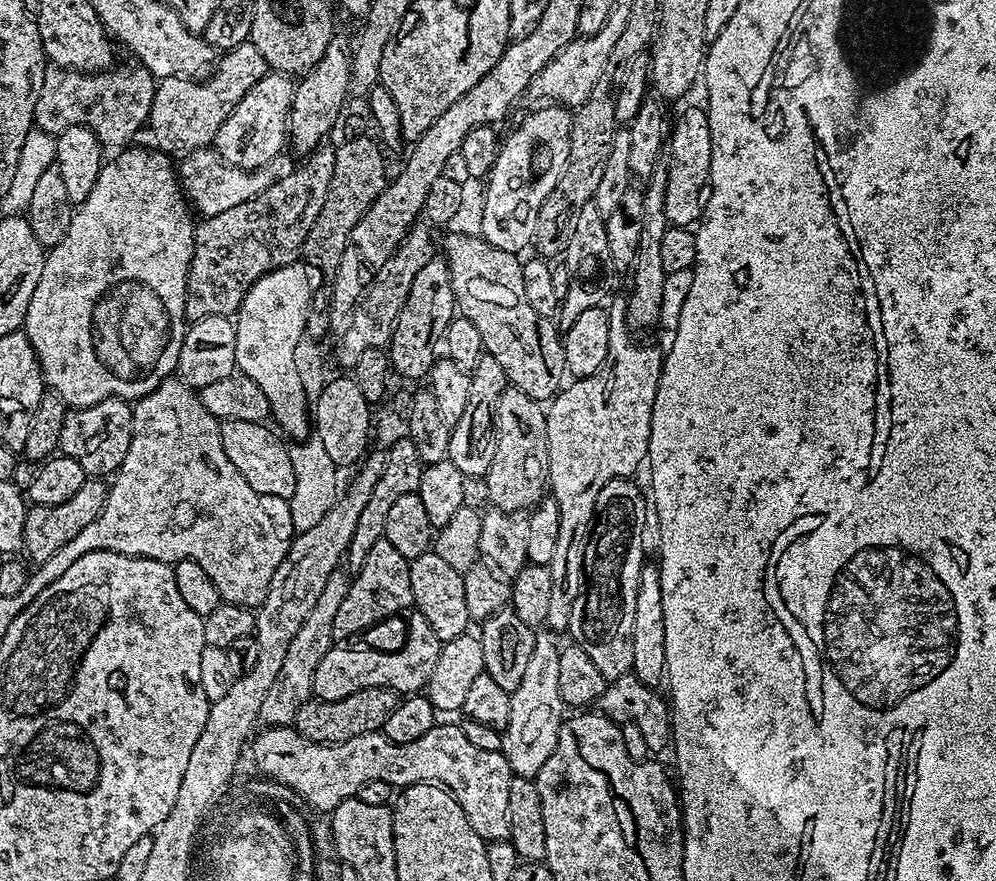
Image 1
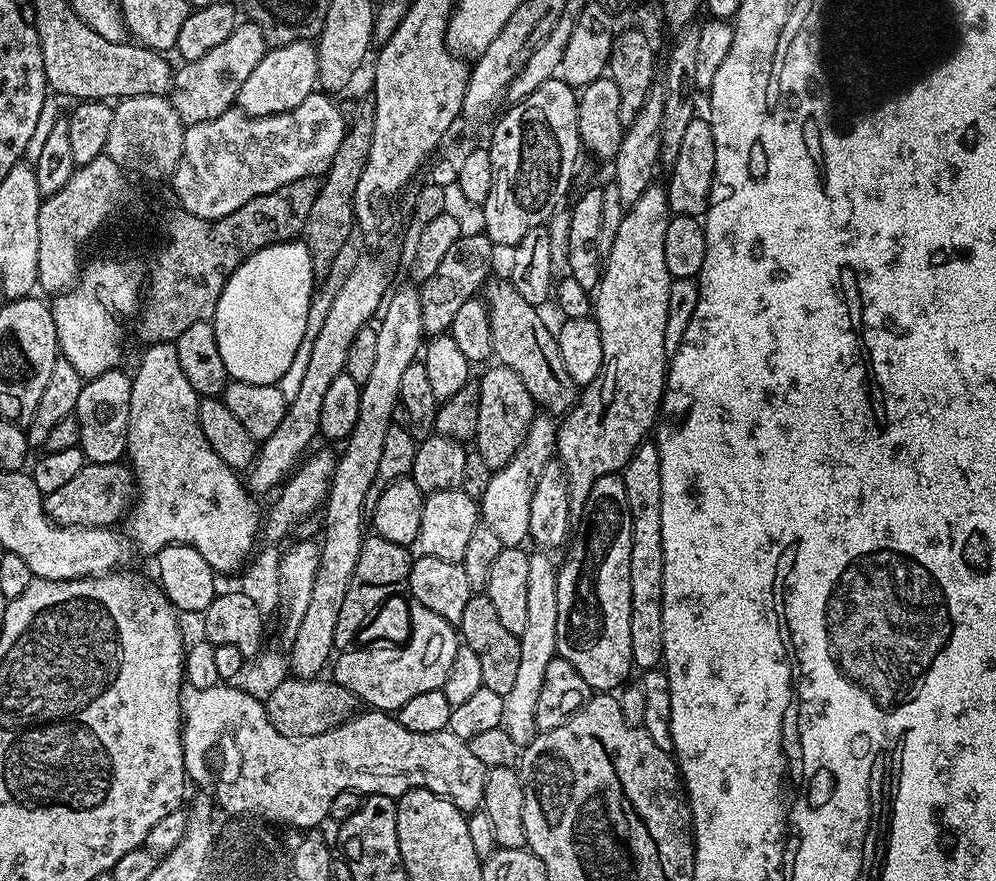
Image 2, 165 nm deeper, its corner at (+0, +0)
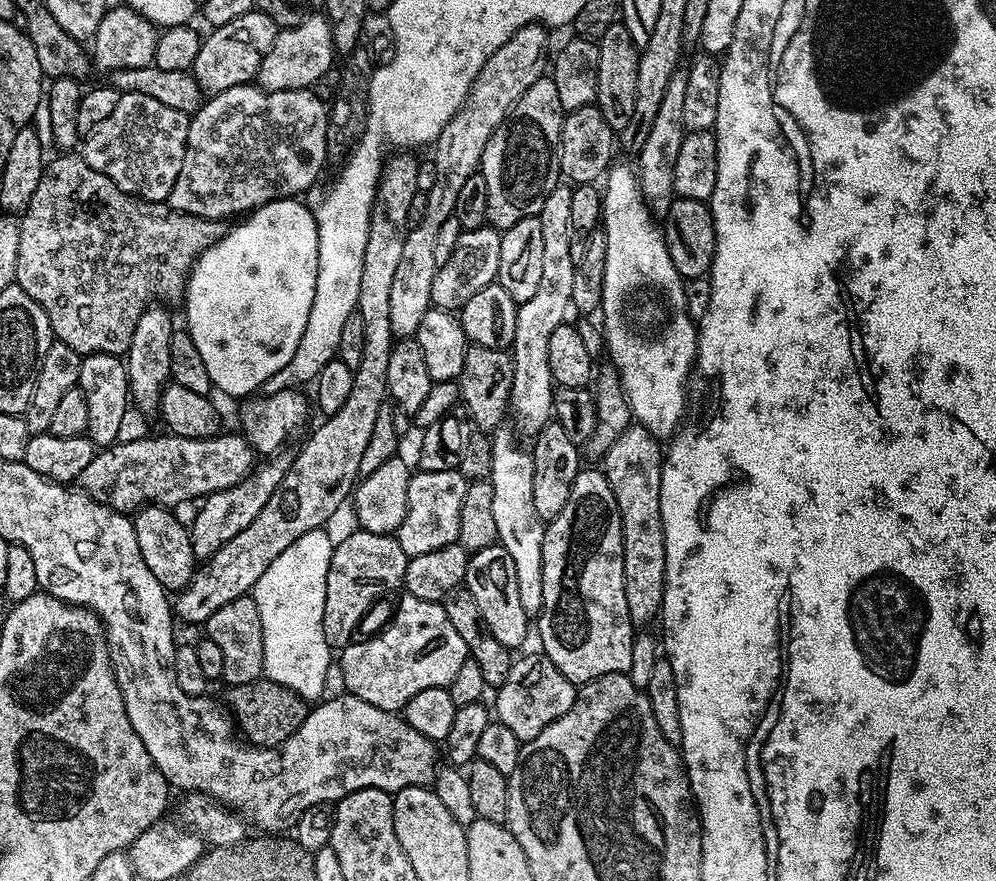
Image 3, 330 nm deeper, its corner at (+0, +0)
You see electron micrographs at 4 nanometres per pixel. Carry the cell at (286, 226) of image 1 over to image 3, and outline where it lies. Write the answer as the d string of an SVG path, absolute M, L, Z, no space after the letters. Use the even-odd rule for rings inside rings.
M60 154L58 156L60 157L53 164L51 161L45 167L44 177L38 182L38 190L34 190L34 198L30 198L27 208L22 213L18 270L16 271L16 284L22 290L26 290L26 294L30 294L30 298L34 298L34 302L38 302L38 306L42 306L42 310L46 310L52 328L64 328L62 324L68 324L68 322L76 324L76 314L80 314L80 318L78 318L78 324L80 324L88 314L86 312L88 306L90 306L90 322L94 322L96 316L106 316L106 318L116 316L116 256L184 256L184 264L189 264L188 260L195 262L197 257L216 244L227 232L227 225L221 219L210 220L188 215L173 210L169 203L141 200L136 196L124 193L105 174L92 169L84 160L83 155Z

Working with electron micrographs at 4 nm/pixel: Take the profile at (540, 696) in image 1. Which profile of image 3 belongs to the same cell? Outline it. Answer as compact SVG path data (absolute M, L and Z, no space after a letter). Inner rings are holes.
M500 427L493 433L491 482L494 490L494 522L498 525L496 539L514 558L514 574L518 574L518 594L522 594L522 610L529 618L539 617L542 610L542 542L545 521L534 510L533 458L527 449L520 449L513 434Z

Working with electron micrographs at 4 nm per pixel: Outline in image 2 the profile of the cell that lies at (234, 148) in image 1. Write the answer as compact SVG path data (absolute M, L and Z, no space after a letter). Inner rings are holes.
M299 40L294 44L272 46L265 51L262 62L254 66L250 78L236 96L236 104L250 117L280 115L294 110L302 101L314 92L318 81L318 58L315 47L309 41Z

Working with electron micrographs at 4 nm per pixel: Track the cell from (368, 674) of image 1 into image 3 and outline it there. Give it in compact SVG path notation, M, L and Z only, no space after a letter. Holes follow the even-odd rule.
M401 595L400 605L396 608L396 617L392 620L392 625L385 632L380 632L377 636L372 636L369 640L353 642L343 649L338 656L338 672L344 679L344 684L349 693L362 702L370 702L370 706L378 706L378 710L399 713L414 698L414 694L422 694L422 690L431 688L447 688L452 683L454 674L458 674L458 669L462 662L469 659L466 642L462 642L462 637L454 626L450 626L448 615L443 603L434 600L423 600L413 596Z

